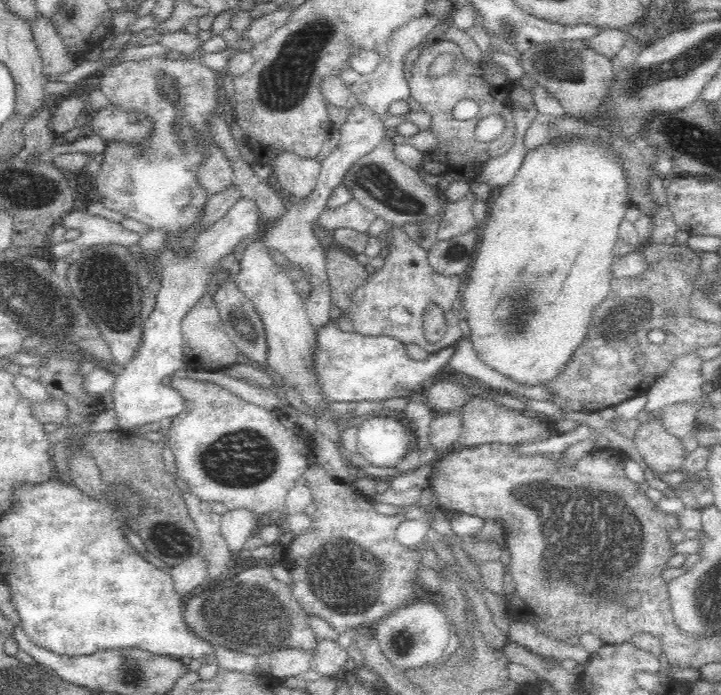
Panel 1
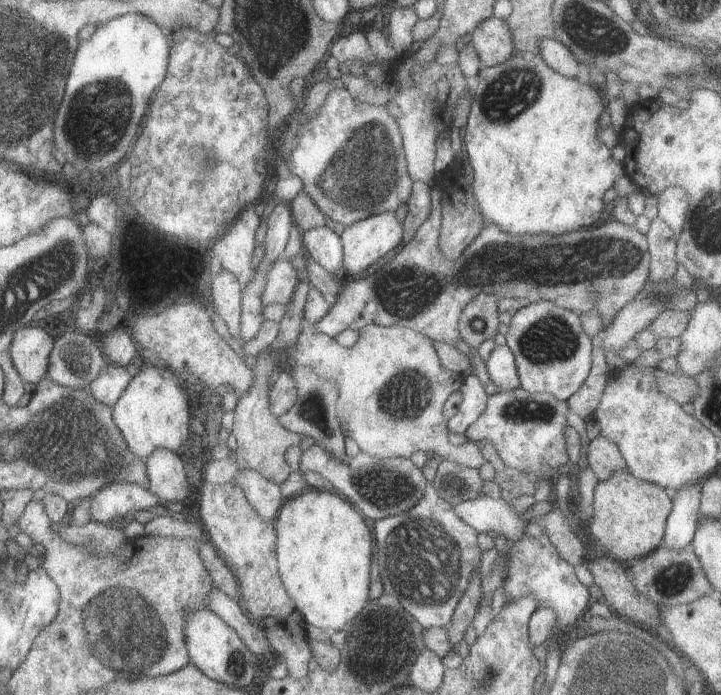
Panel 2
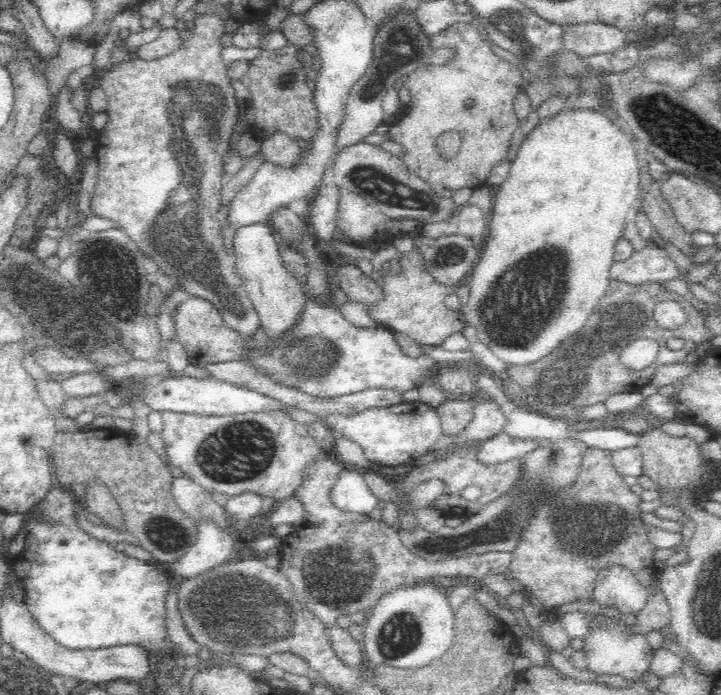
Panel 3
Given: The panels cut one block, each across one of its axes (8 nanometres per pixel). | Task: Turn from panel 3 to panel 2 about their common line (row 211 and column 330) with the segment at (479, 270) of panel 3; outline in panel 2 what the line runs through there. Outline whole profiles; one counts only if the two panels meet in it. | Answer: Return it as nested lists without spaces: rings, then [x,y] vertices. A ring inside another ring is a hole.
[[[311,488],[303,496],[291,500],[281,510],[281,516],[277,520],[277,532],[281,578],[291,600],[297,604],[297,610],[307,618],[309,626],[333,634],[347,632],[349,626],[371,602],[371,570],[373,554],[377,554],[375,526],[363,516],[361,510],[357,510],[357,506],[347,502],[341,494]]]

